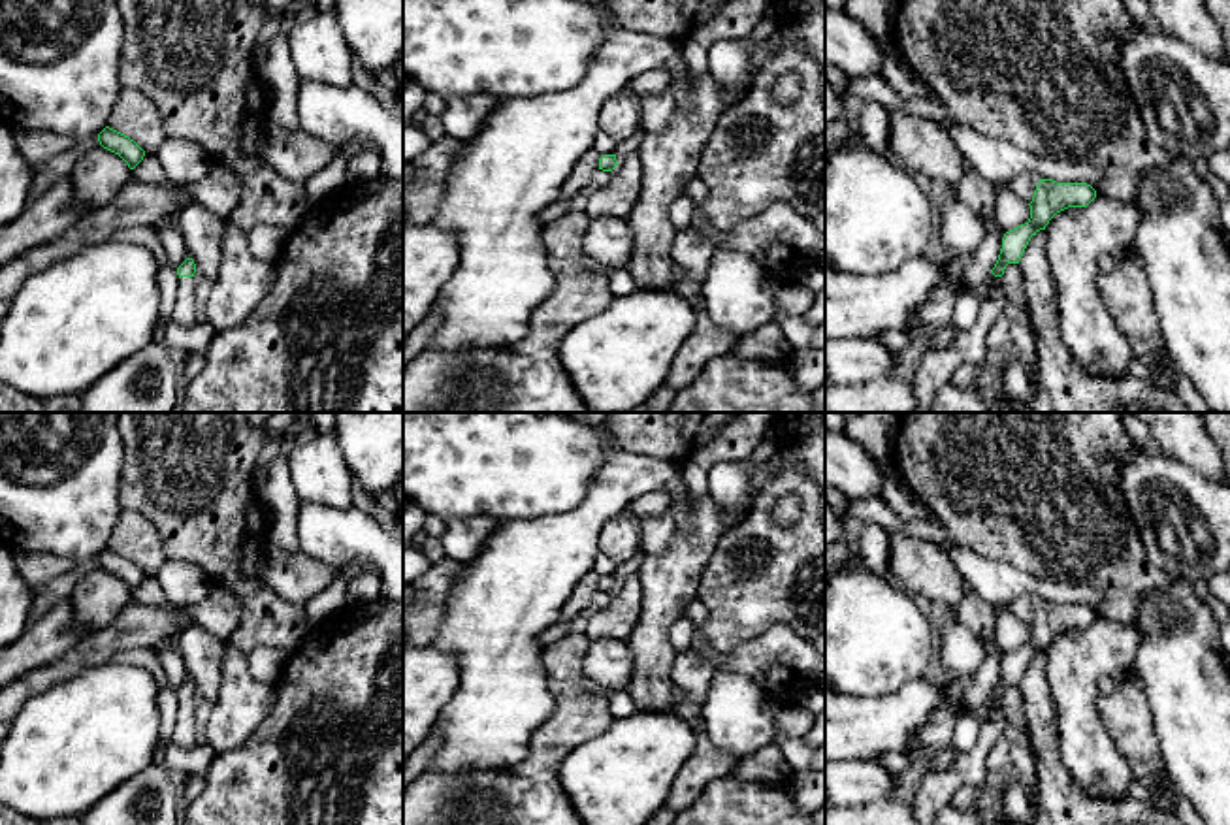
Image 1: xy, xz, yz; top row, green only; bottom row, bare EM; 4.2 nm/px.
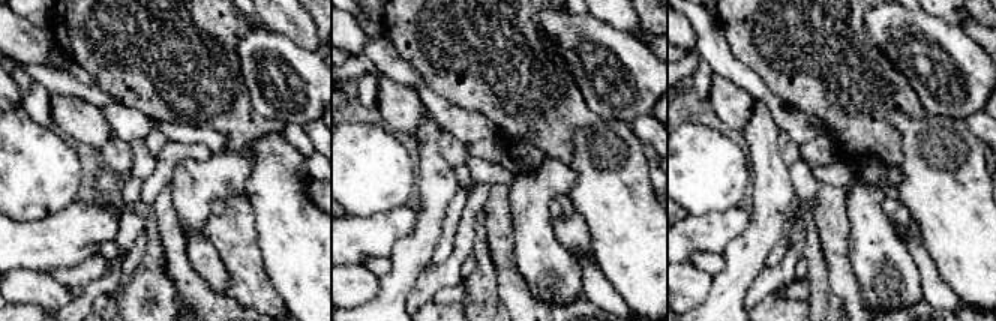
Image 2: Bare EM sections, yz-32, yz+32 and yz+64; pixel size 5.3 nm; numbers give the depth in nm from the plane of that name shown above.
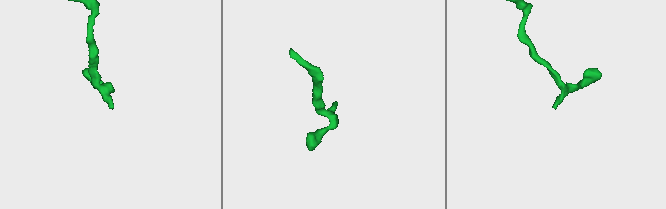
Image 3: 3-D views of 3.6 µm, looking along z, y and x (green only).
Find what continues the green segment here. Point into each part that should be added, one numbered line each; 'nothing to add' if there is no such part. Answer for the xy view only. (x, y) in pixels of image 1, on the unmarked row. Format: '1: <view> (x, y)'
1: xy (183, 735)

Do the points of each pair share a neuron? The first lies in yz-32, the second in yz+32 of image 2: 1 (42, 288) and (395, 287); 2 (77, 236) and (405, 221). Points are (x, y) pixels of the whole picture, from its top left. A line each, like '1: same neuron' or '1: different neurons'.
1: different neurons
2: same neuron

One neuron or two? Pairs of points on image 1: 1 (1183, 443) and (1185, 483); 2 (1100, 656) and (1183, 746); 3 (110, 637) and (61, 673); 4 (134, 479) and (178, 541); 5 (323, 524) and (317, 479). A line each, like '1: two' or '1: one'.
1: two
2: two
3: one
4: one
5: two

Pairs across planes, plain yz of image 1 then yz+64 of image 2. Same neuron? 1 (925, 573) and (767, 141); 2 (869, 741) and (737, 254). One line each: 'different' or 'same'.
1: different
2: different

